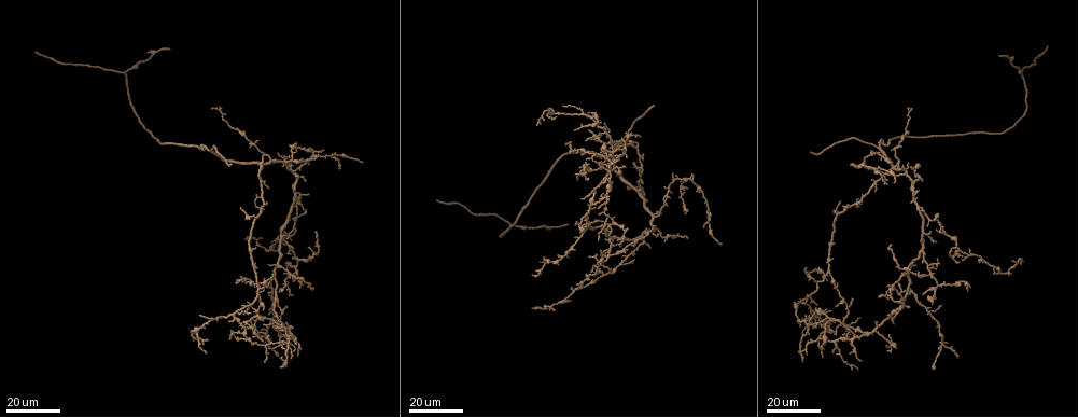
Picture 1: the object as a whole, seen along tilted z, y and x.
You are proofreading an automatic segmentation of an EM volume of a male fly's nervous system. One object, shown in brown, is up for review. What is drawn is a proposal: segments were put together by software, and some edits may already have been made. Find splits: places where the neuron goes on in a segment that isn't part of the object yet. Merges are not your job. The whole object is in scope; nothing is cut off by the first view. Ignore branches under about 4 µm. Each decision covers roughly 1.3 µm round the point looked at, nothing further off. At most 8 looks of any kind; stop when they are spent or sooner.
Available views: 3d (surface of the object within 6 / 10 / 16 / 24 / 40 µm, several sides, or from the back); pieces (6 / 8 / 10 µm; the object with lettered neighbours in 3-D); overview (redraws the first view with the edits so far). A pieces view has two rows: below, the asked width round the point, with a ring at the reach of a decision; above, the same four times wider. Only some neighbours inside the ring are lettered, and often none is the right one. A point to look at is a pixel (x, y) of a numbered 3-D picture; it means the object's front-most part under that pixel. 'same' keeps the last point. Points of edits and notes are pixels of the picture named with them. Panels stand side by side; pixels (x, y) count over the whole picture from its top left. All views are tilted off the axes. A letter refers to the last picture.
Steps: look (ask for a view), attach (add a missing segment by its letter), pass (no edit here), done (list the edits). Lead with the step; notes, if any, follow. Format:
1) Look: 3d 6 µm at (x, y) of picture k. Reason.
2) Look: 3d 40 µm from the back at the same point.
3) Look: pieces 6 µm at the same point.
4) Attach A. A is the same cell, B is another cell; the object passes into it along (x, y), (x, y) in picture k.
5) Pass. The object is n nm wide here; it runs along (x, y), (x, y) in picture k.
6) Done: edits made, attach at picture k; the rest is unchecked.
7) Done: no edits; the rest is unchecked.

Look: 3d 24 µm at (246, 238) of picture 1.

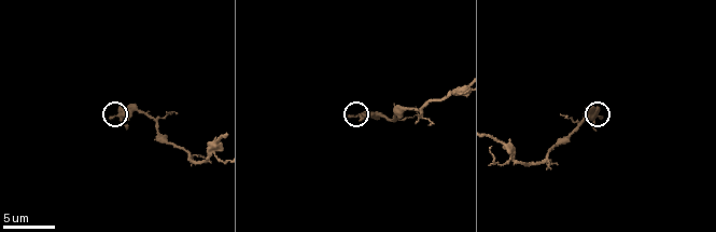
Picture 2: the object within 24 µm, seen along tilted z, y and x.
Look: pieces 10 µm at (110, 118) of picture 2. What lies round it.

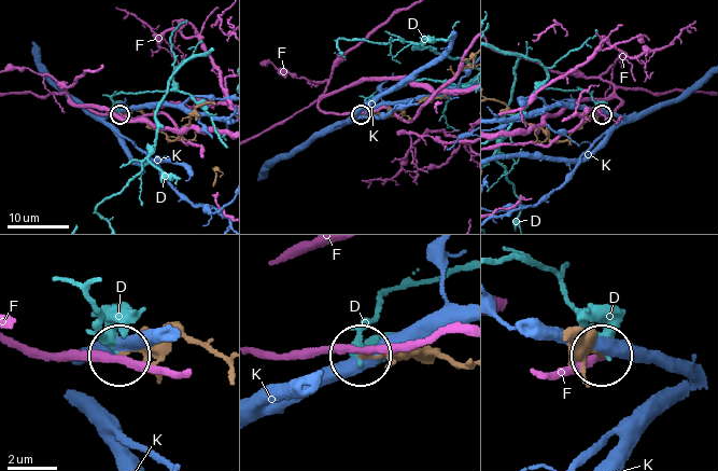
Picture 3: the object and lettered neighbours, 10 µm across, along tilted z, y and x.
Pass. D, F and K are other cells; no lettered segment goes on from it.

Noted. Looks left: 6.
Look: 3d 24 µm at (862, 361) of picture 1. Free end.

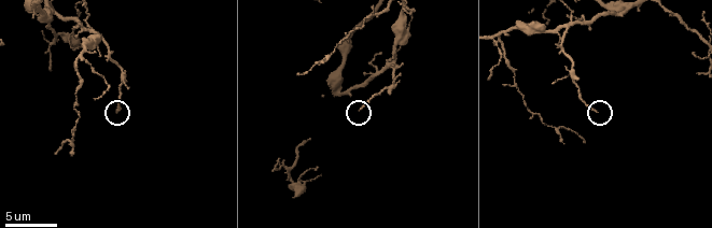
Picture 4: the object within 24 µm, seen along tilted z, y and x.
Look: pieces 8 µm at (115, 110) of picture 4. See the neighbours.

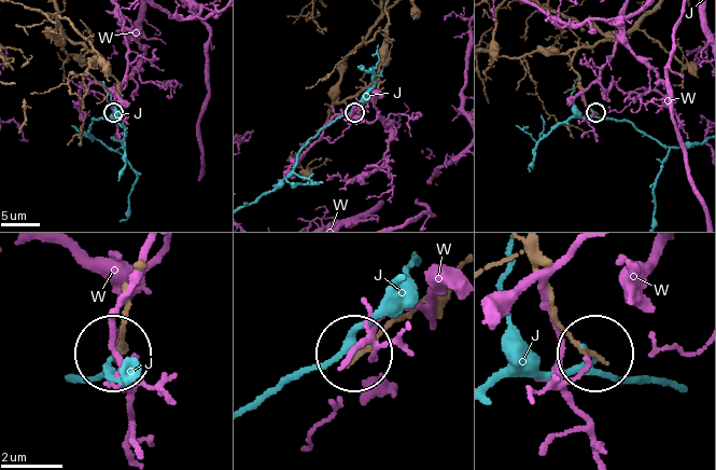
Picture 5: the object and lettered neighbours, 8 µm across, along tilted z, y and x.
Pass. J and W are other cells; it runs along (532, 252), (552, 320), (595, 349) in picture 5; no lettered segment goes on from it.

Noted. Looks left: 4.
Look: 3d 16 µm at (550, 262) of picture 1. Long arm stops here.

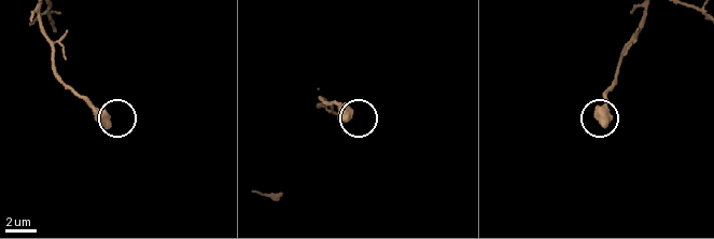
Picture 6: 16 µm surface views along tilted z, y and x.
Look: pieces 10 µm at (108, 124) of picture 6. What lies round it.

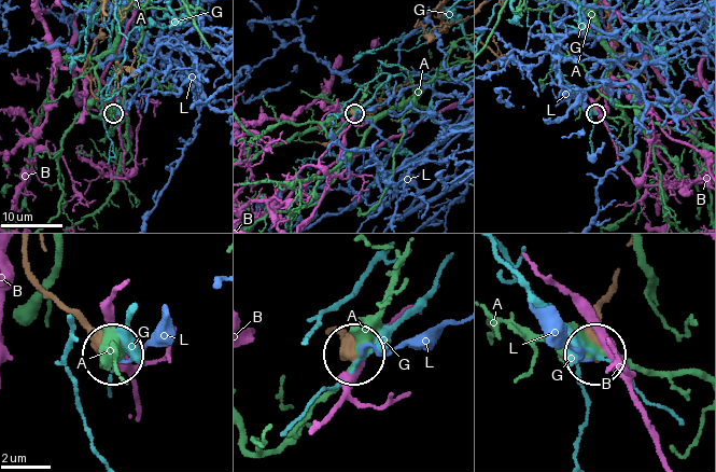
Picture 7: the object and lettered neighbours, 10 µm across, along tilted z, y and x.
Pass. A, B, G and L are other cells; no lettered segment goes on from it.

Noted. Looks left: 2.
Look: 3d 16 µm at (232, 163) of picture 1. End of a long branch.

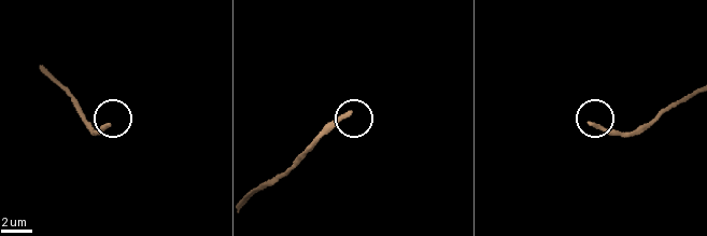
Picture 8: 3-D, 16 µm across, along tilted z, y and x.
Look: pieces 10 µm at (107, 125) of picture 8.

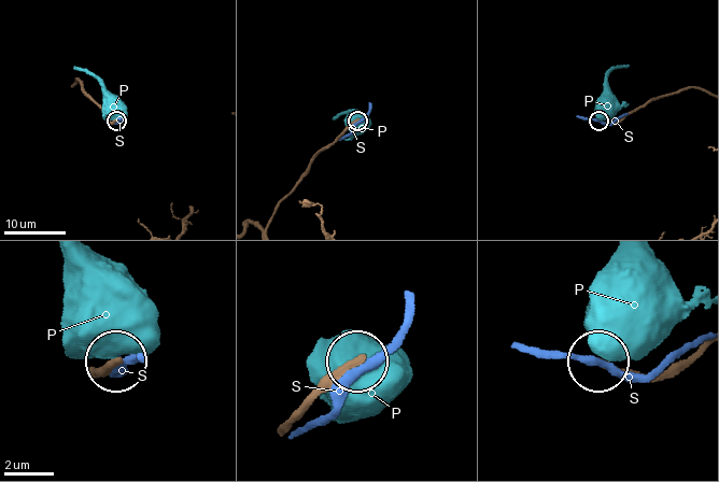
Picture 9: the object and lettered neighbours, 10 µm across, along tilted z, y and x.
Pass. P and S are other cells; it runs along (286, 431), (355, 362) in picture 9; none of them fits.

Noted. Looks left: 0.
Done: no edits; the rest is unchecked.

